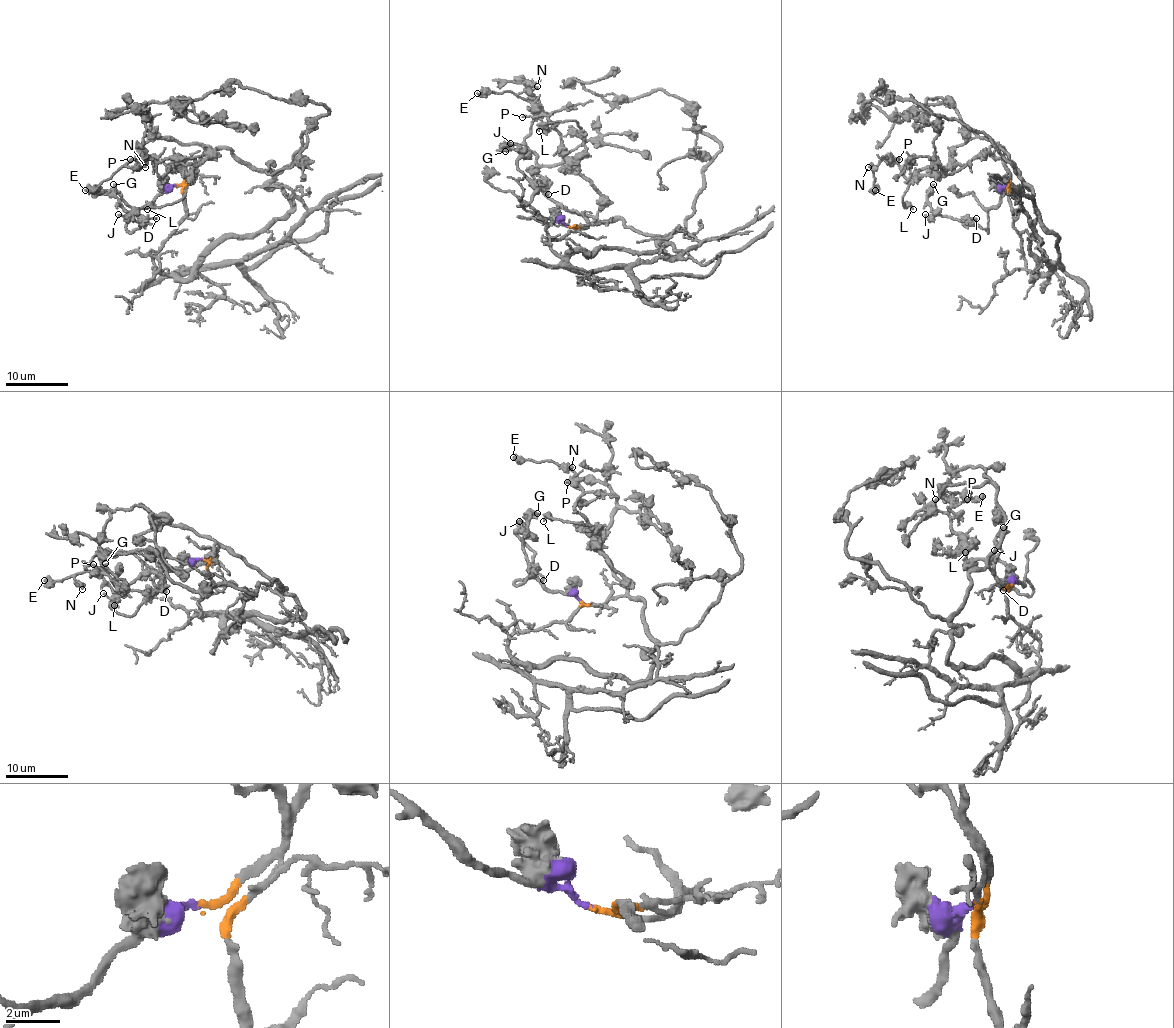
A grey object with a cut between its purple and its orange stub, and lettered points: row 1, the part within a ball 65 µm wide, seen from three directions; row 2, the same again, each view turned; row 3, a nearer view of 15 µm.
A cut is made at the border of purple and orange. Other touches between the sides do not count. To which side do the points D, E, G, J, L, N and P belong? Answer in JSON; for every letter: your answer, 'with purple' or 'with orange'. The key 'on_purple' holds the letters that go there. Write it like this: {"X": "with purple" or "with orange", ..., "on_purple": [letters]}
{"D": "with purple", "E": "with orange", "G": "with purple", "J": "with purple", "L": "with orange", "N": "with orange", "P": "with orange", "on_purple": ["D", "G", "J"]}

